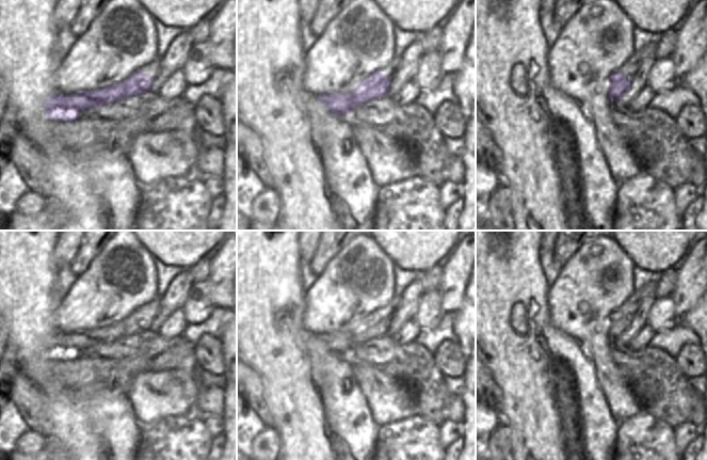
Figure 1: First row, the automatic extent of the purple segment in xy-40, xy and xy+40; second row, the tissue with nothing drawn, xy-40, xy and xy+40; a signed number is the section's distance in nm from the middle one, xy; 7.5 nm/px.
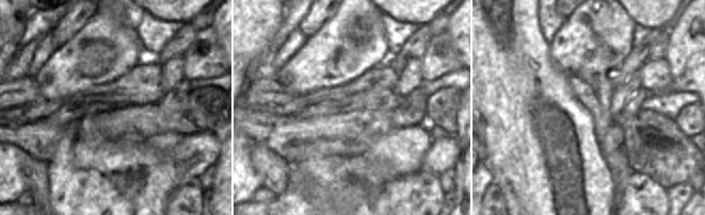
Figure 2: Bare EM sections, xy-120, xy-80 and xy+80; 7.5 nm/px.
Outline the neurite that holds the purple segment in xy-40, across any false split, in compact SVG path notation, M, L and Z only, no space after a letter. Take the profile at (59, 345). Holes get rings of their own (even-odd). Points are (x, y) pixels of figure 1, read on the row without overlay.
M136 308L122 321L105 328L83 330L73 334L55 332L44 339L46 354L49 358L60 358L64 361L74 360L83 349L150 330L152 320L154 317L149 317L147 313Z

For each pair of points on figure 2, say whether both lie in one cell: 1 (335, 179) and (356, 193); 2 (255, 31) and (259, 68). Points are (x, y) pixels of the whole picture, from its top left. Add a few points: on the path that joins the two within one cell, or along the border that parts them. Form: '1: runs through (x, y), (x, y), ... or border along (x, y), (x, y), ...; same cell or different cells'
1: runs through (340, 184), (351, 193); same cell
2: runs through (255, 40), (255, 59); same cell

